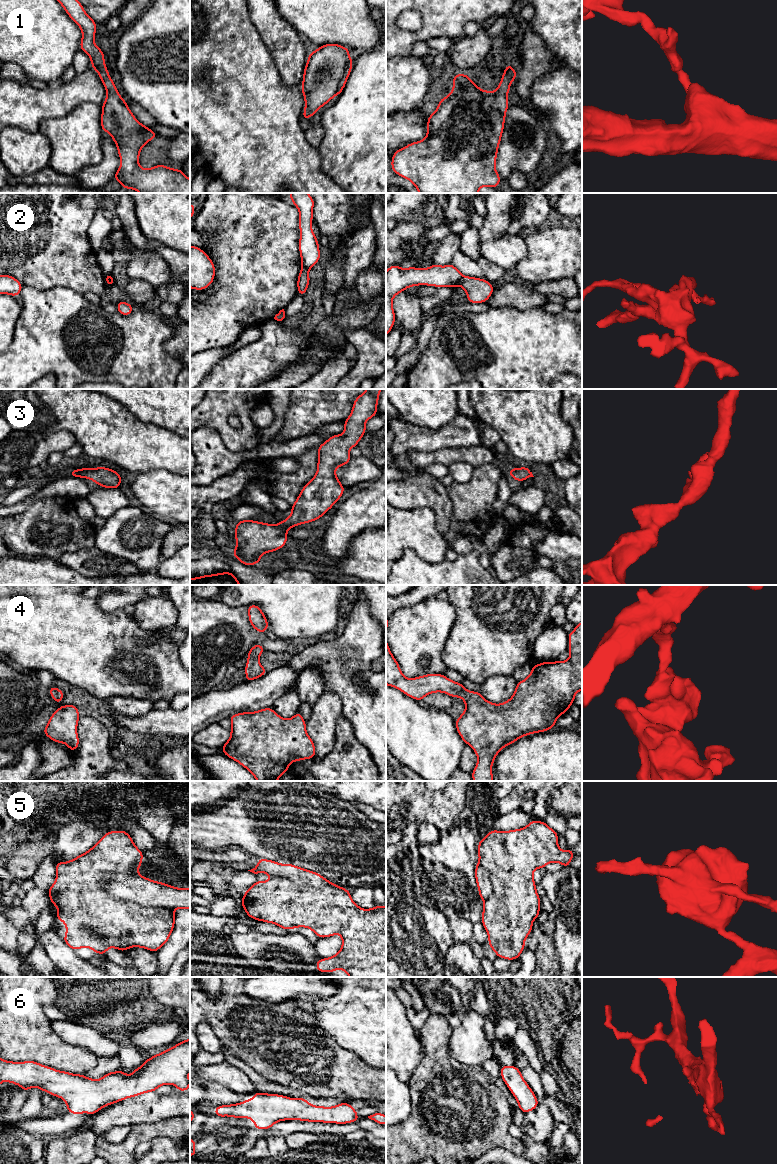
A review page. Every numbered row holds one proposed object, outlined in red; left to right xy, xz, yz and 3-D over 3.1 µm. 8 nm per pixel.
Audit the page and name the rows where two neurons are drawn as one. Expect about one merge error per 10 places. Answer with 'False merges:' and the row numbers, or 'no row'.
False merges: 2

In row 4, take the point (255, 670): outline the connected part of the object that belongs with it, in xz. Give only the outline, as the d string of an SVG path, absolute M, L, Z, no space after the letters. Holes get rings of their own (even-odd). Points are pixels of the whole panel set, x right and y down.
M255 644L247 653L248 660L245 666L245 681L252 681L265 675L268 671L258 661L265 648L261 644Z

